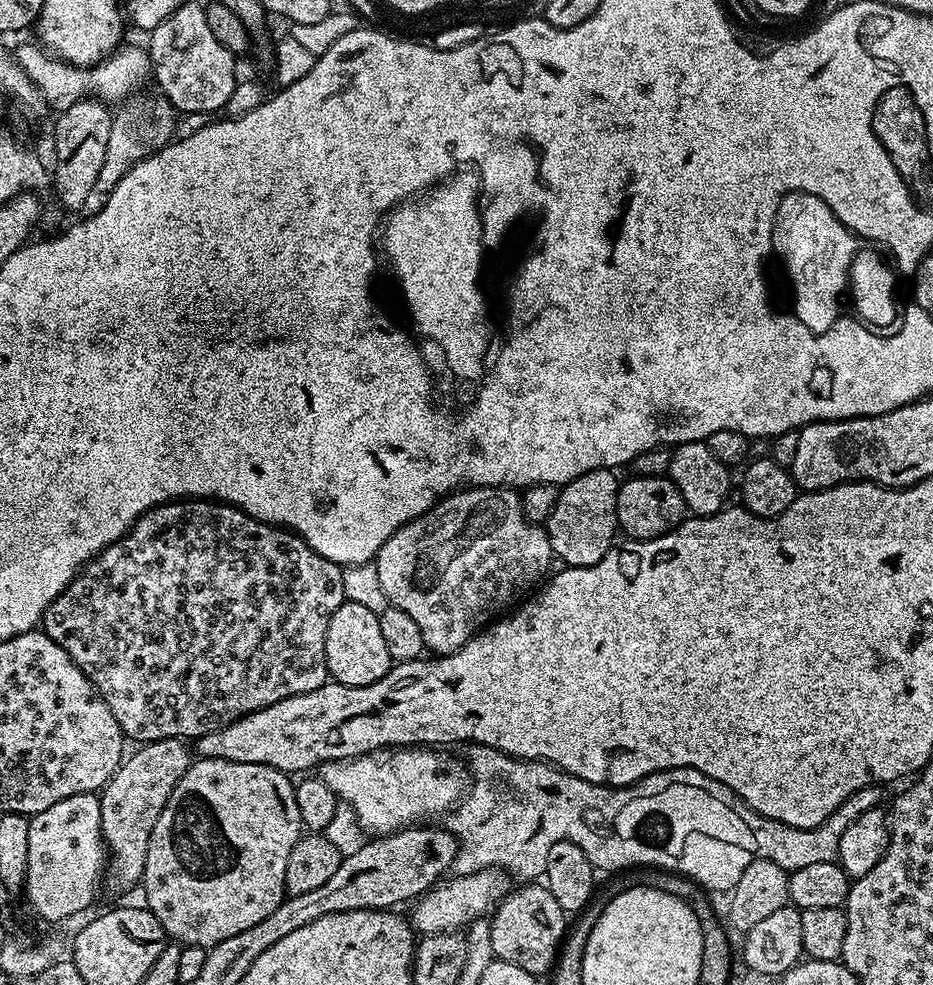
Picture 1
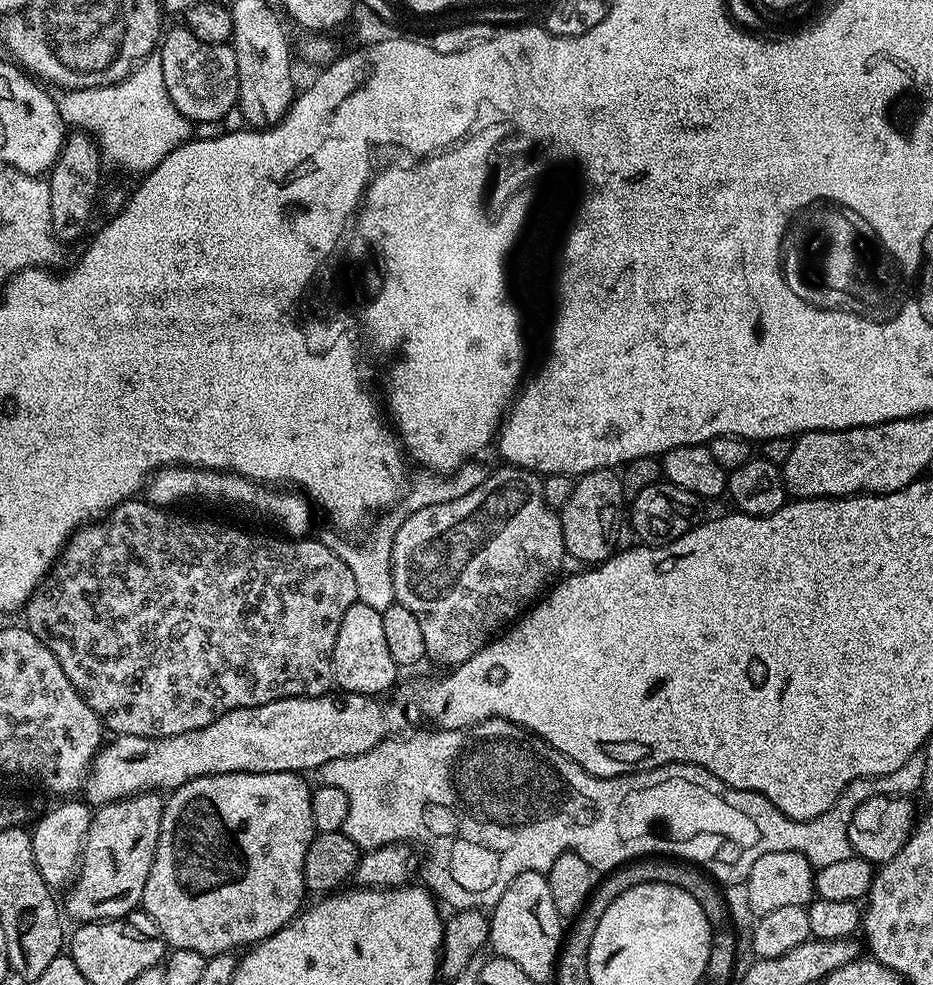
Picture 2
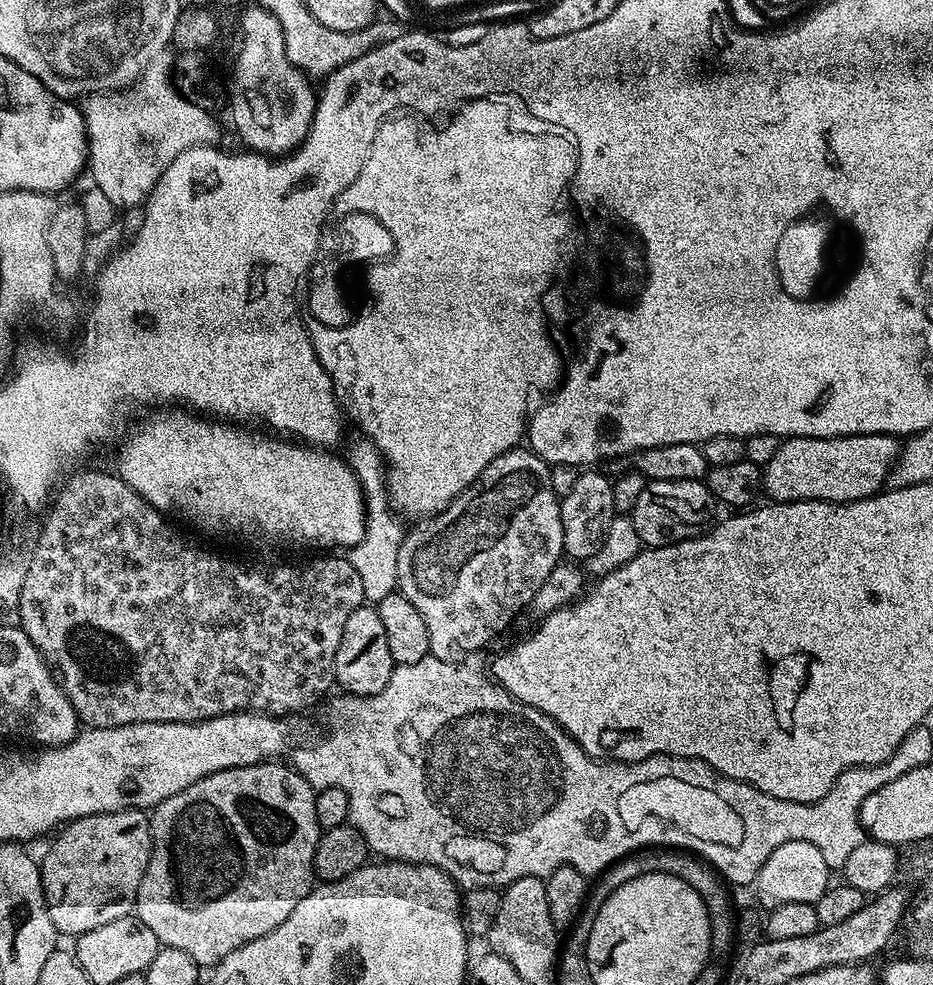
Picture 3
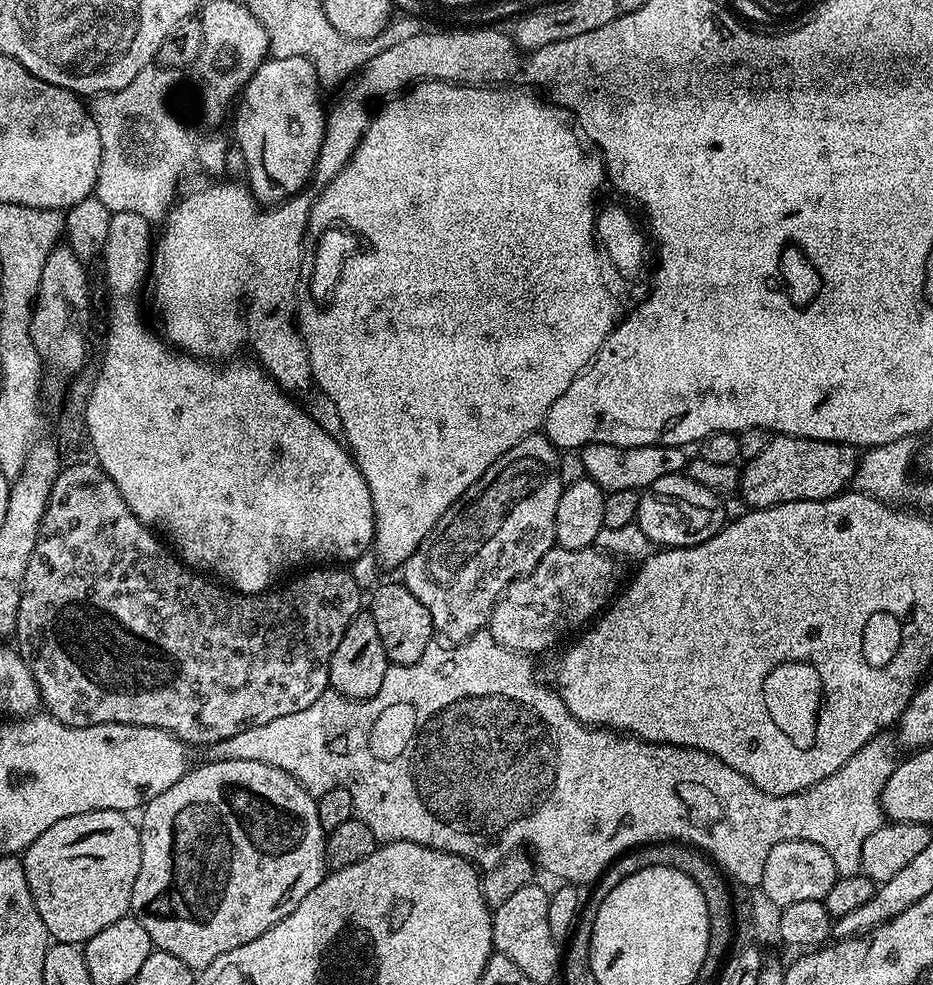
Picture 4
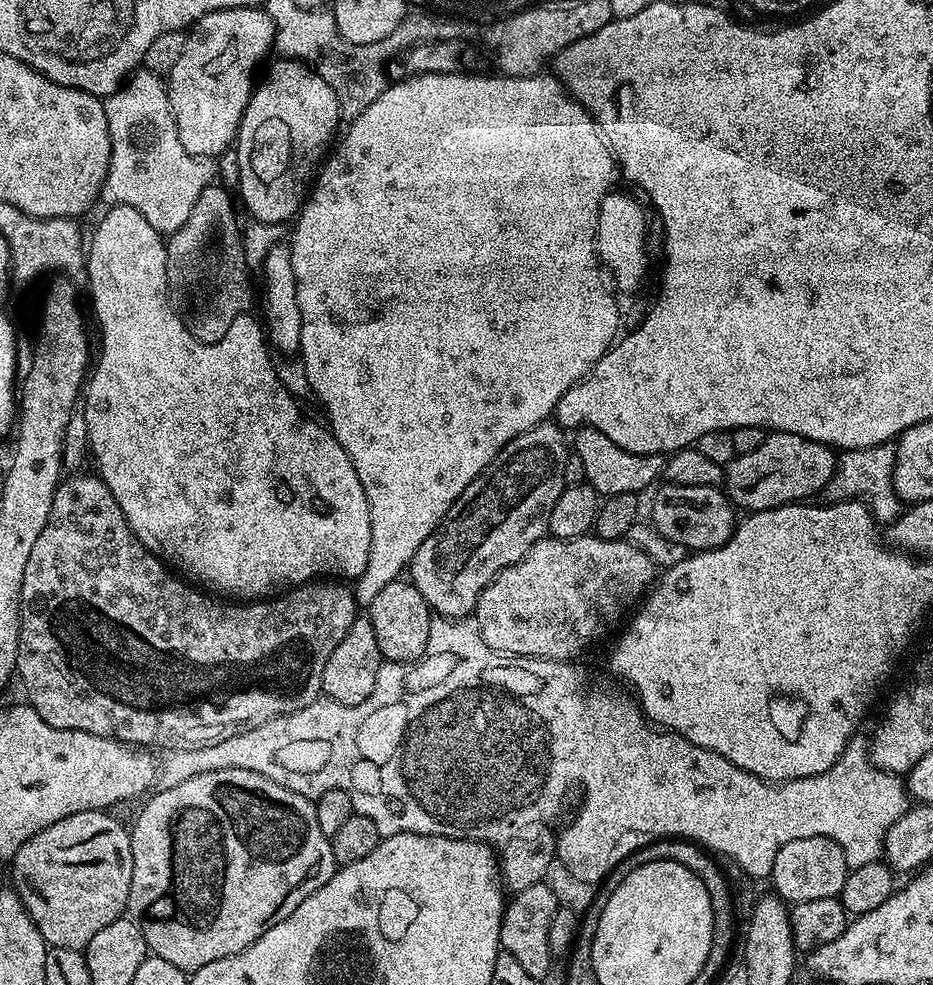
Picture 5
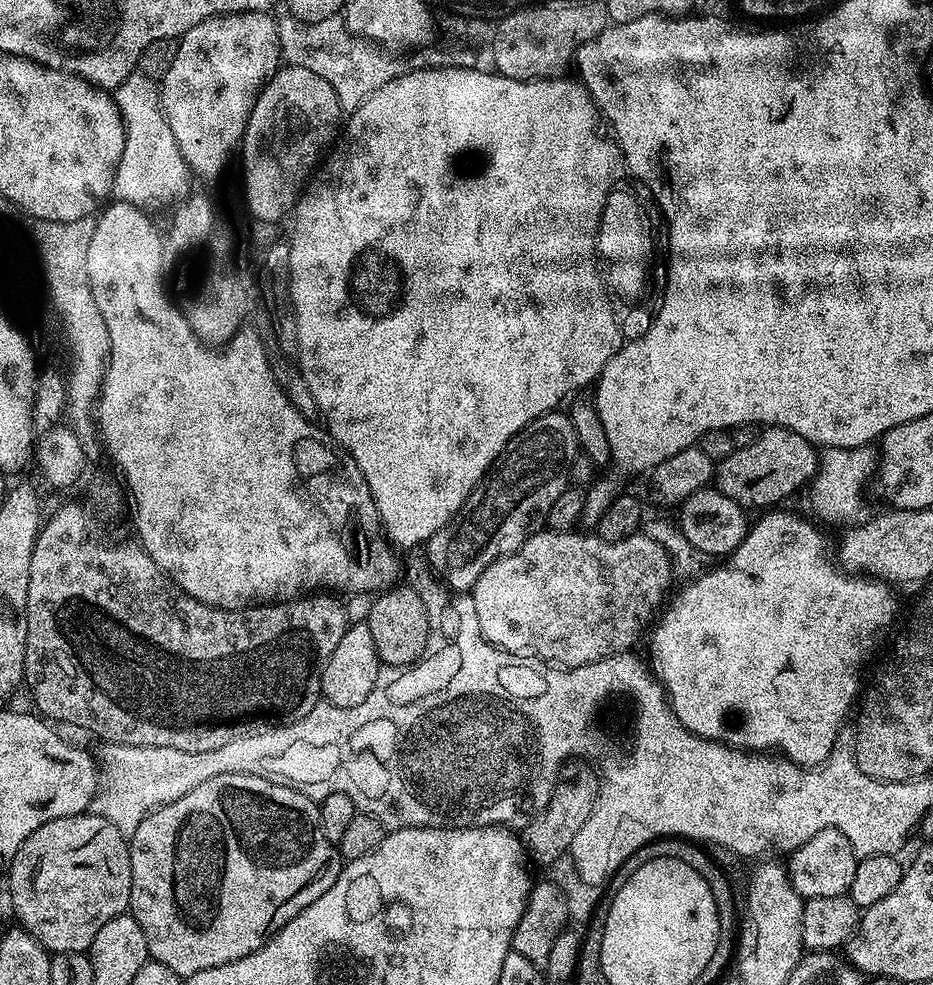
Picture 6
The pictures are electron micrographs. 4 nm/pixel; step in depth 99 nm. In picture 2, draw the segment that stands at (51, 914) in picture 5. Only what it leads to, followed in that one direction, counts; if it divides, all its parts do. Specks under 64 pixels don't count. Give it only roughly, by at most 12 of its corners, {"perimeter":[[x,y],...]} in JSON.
{"perimeter":[[153,790],[93,811],[69,921],[141,907],[165,797]]}

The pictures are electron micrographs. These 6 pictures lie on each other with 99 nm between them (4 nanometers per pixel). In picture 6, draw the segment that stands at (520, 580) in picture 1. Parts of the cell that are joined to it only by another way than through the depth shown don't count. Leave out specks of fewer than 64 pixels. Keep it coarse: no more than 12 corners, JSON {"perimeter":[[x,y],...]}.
{"perimeter":[[563,411],[531,420],[428,563],[467,593],[545,527],[578,453]]}

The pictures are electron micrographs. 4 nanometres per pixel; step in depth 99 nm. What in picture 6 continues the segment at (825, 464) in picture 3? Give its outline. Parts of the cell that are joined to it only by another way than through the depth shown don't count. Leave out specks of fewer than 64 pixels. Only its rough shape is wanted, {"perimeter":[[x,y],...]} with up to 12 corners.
{"perimeter":[[768,426],[715,465],[714,484],[745,510],[801,491],[817,449]]}

